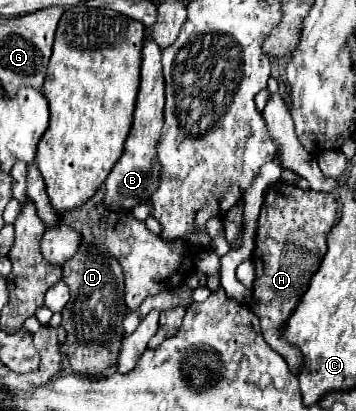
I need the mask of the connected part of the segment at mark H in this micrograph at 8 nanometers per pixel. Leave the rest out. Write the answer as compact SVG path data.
M279 182L267 190L265 204L259 214L255 250L251 256L251 262L257 270L253 282L255 306L251 306L251 310L261 322L265 342L285 358L287 366L295 374L301 370L301 350L283 338L283 330L301 296L307 292L313 274L321 266L321 260L327 252L325 240L335 224L335 216L337 200L333 194L301 190L285 182Z

